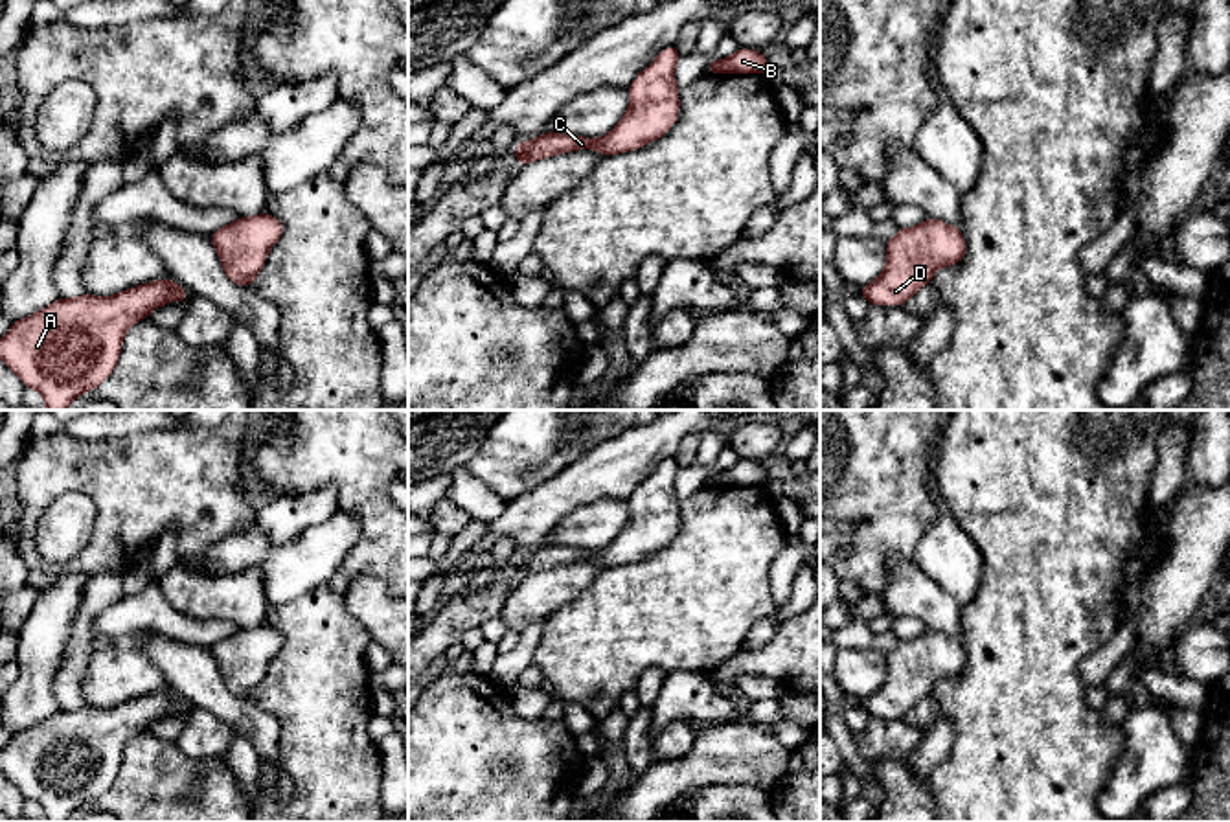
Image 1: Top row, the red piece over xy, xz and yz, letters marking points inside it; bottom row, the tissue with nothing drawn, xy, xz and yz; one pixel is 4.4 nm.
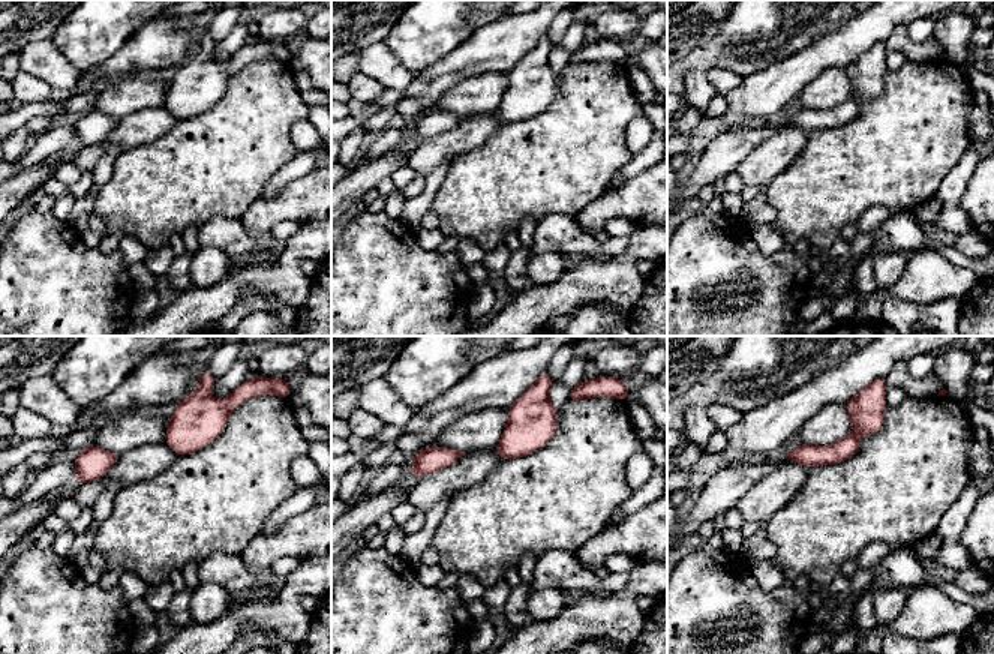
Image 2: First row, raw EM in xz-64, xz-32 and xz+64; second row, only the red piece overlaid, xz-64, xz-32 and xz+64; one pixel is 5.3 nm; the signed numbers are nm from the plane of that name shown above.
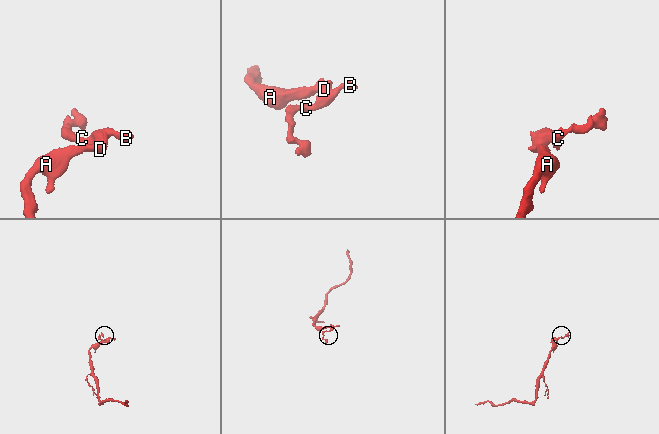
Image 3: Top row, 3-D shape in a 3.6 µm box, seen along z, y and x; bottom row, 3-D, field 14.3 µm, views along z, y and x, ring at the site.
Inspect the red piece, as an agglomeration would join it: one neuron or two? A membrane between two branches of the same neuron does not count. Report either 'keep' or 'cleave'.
keep

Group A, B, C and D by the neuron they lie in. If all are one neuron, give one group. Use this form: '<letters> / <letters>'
A B C D

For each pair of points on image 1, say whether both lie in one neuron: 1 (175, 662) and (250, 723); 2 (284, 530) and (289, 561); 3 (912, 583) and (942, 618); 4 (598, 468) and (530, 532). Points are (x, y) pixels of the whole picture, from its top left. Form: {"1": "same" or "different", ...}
{"1": "same", "2": "different", "3": "same", "4": "same"}

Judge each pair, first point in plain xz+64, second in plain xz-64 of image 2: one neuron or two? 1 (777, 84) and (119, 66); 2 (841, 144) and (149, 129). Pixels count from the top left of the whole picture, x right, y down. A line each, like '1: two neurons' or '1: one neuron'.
1: one neuron
2: two neurons

